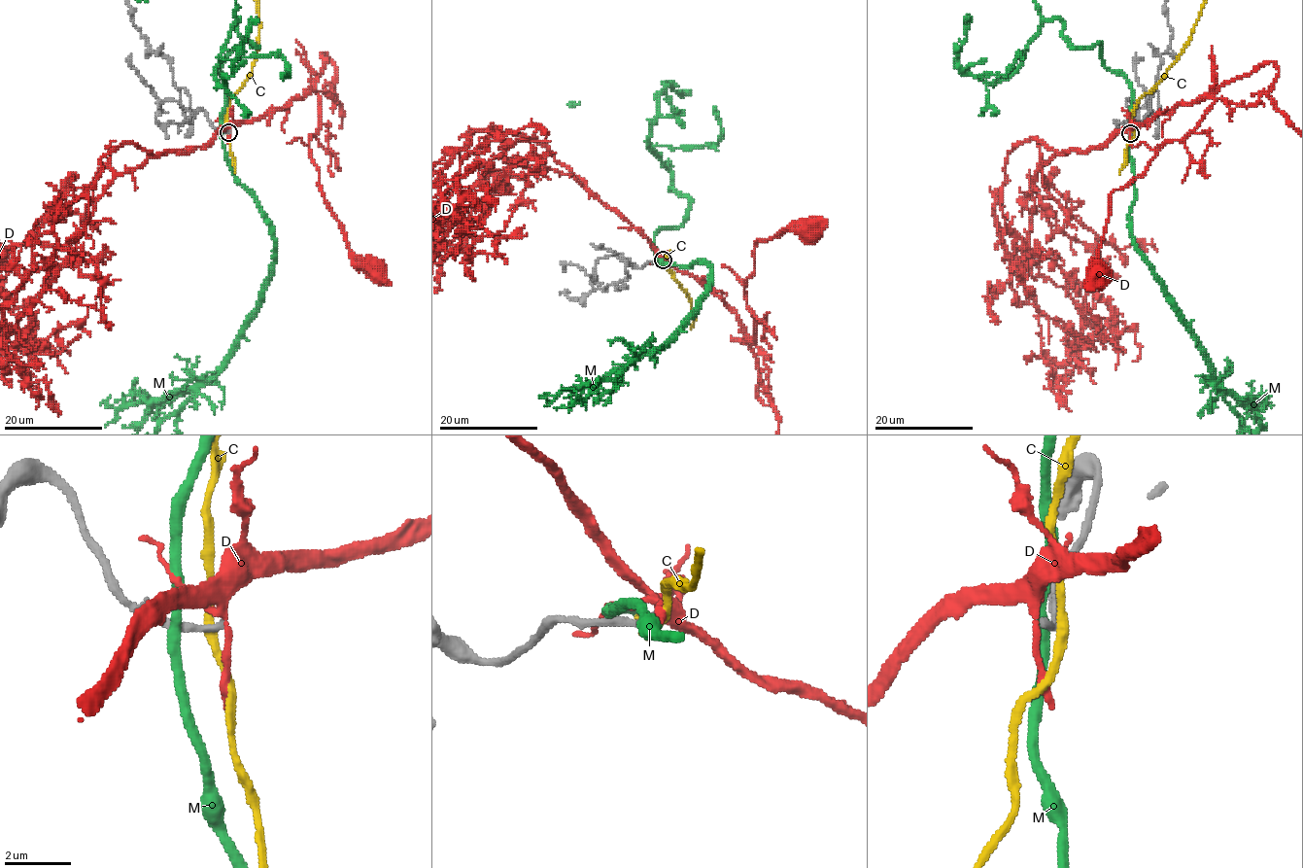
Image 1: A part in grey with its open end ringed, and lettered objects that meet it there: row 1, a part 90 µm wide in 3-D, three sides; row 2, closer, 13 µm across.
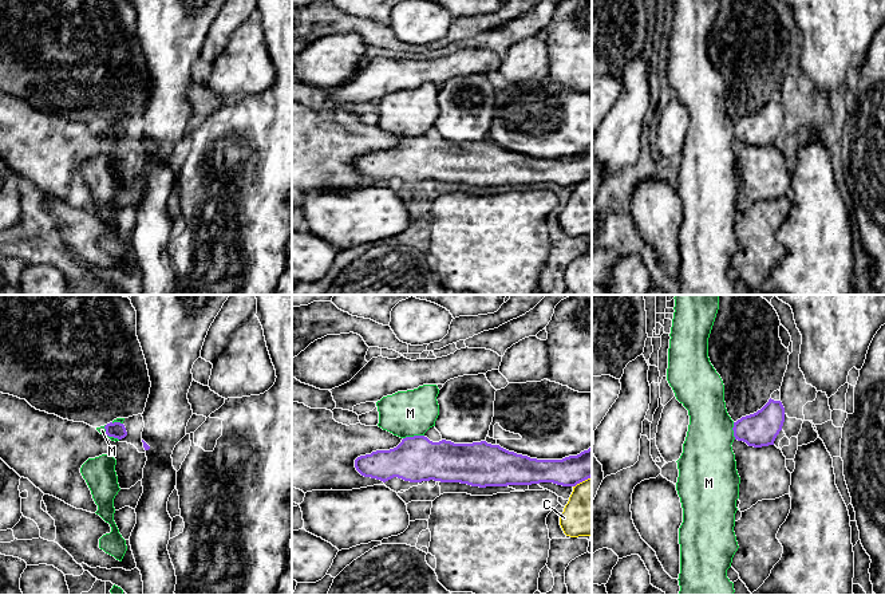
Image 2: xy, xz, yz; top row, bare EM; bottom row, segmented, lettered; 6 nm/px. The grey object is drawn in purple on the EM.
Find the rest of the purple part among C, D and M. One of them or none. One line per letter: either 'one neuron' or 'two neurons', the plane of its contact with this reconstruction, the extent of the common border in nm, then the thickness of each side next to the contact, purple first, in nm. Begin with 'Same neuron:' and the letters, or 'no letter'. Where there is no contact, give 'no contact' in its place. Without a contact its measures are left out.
Same neuron: no letter
C: two neurons; meets purple in xz; contact 130 nm long; 180 nm thick on the purple side, 300 nm on the other
D: two neurons; no contact
M: two neurons; meets purple in xz; contact 130 nm long; 280 nm thick on the purple side, 280 nm on the other

